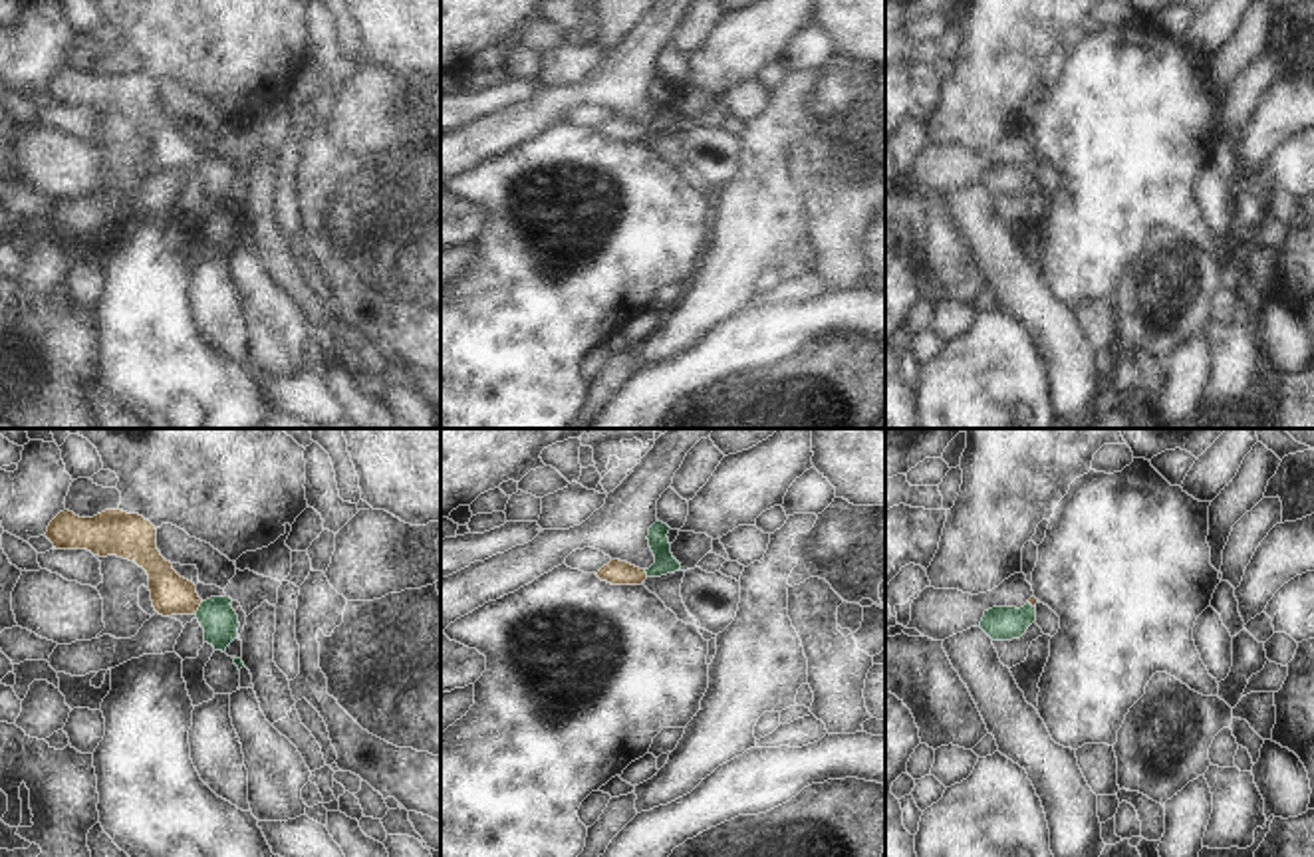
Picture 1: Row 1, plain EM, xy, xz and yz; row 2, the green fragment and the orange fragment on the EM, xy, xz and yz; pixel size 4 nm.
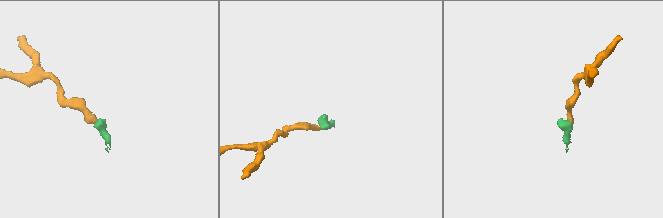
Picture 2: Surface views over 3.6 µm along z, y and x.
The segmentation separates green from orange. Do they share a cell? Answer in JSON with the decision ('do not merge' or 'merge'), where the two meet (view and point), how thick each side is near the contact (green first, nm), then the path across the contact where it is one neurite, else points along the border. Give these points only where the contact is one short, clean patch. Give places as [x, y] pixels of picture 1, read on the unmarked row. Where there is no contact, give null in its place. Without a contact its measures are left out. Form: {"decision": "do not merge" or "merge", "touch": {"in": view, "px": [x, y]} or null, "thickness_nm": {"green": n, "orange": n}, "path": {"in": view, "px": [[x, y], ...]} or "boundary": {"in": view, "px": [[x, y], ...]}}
{"decision": "merge", "touch": {"in": "xy", "px": [199, 163]}, "thickness_nm": {"green": 150, "orange": 160}, "path": {"in": "xy", "px": [[217, 173], [199, 163], [171, 149]]}}

